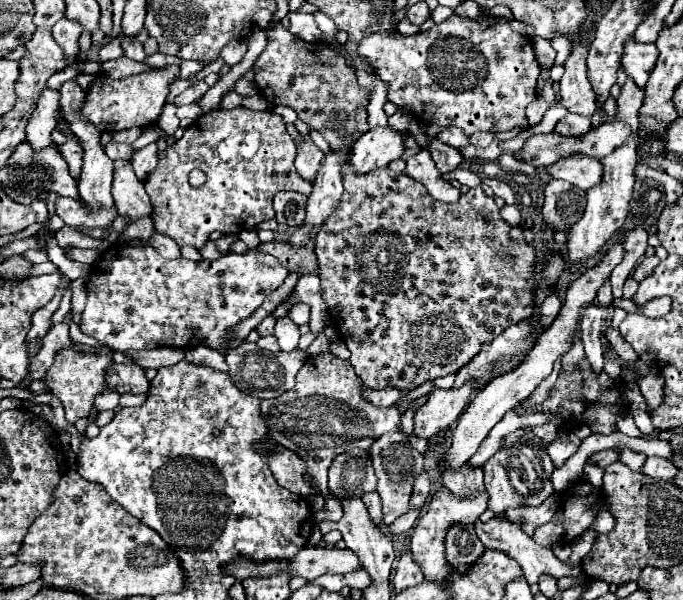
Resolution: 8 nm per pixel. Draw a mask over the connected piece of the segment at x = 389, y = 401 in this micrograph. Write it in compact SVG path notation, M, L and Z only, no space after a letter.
M362 389L362 397L366 397L366 401L372 401L374 405L380 407L390 407L396 405L404 396L402 391L398 389L384 389L384 391L370 391L370 389Z

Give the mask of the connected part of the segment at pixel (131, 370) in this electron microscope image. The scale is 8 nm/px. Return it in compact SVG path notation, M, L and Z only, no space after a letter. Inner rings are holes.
M112 365L106 373L104 389L114 389L118 393L148 393L150 381L144 375L144 369L138 365Z

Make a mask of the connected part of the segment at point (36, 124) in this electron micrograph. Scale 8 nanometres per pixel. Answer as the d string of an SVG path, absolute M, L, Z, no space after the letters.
M44 89L26 127L26 141L36 151L50 145L50 133L56 129L56 123L58 123L58 107L60 107L58 91Z

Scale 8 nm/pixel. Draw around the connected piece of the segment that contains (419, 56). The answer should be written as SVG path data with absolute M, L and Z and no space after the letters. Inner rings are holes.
M452 15L430 31L410 37L400 33L366 35L358 45L358 55L366 59L380 81L386 81L388 101L400 109L408 109L428 125L426 145L418 155L406 159L406 173L442 203L454 203L460 199L460 191L442 177L436 177L436 167L430 157L432 139L448 127L460 127L466 135L530 127L524 111L536 99L540 65L534 57L530 37L516 33L508 23L484 27L474 19Z

